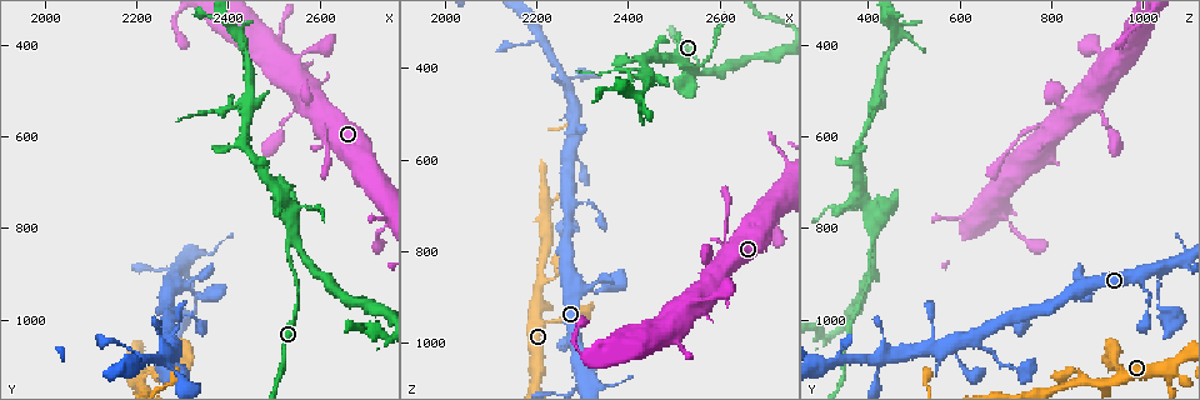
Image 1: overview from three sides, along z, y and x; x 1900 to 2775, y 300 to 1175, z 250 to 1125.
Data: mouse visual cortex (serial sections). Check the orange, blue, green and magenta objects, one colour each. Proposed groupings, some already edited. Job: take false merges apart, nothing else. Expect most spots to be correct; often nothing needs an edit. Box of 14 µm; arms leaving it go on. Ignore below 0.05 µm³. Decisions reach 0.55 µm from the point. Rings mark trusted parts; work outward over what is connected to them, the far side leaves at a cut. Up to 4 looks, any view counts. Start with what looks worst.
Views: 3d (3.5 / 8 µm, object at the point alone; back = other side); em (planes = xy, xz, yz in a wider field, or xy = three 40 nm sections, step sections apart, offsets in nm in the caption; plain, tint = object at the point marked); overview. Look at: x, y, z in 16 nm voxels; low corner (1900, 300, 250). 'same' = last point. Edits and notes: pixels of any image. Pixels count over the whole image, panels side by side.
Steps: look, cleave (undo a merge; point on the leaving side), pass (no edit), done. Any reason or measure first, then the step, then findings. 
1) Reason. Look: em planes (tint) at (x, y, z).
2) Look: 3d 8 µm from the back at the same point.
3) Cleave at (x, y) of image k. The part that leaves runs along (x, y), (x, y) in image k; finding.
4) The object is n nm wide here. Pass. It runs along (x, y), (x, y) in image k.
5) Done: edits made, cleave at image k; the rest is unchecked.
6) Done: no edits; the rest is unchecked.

Branch point. Look: em planes (tint) at (2530, 835, 400).

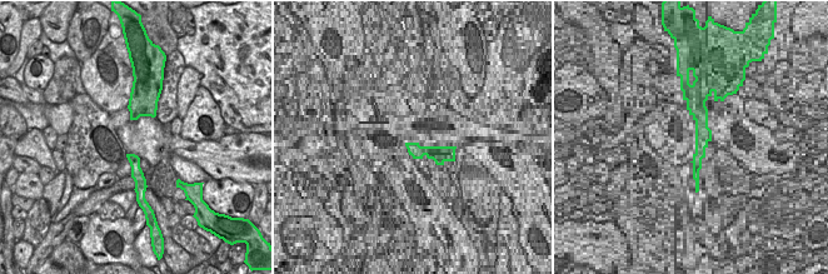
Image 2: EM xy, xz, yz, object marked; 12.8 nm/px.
Wider look. Look: 3d 3.5 µm at the same point.

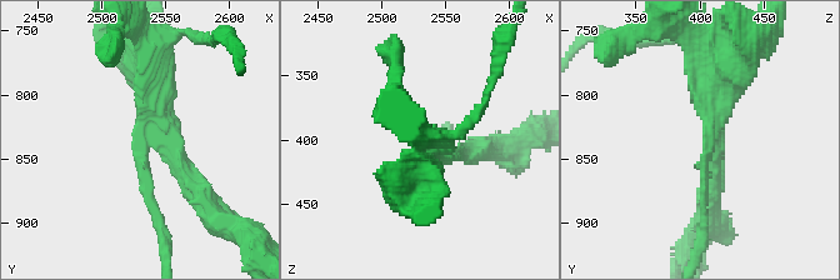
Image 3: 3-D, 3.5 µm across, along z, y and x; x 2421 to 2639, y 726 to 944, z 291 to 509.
3 arms meet here; the arms are 150, 250, 300 nm wide. Pass. It runs along (160, 225), (141, 168), (149, 68) in image 3; continuous, no second cell.

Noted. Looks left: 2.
Three arms meet. Look: 3d 3.5 µm at (2440, 530, 415).

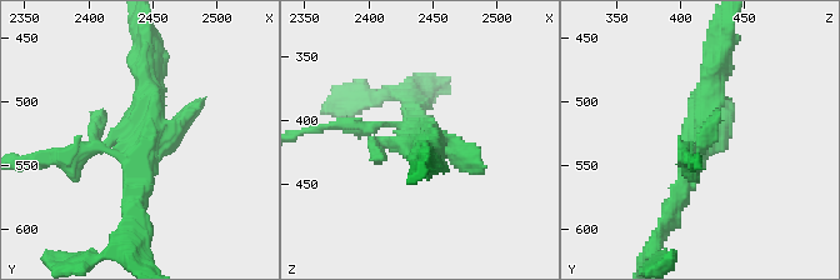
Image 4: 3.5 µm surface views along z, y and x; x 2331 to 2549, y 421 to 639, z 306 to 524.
Look: em xy step 2 (tint) at (2446, 530, 410).

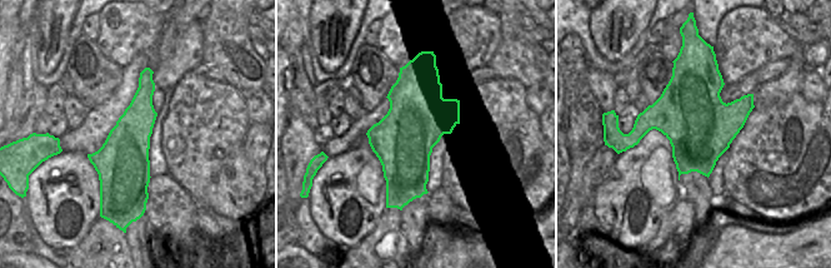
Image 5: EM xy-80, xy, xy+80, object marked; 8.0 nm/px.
Pass. It runs along (669, 215), (718, 58) in image 4; one cell here.

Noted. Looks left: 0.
Done: no edits; the rest is unchecked.

